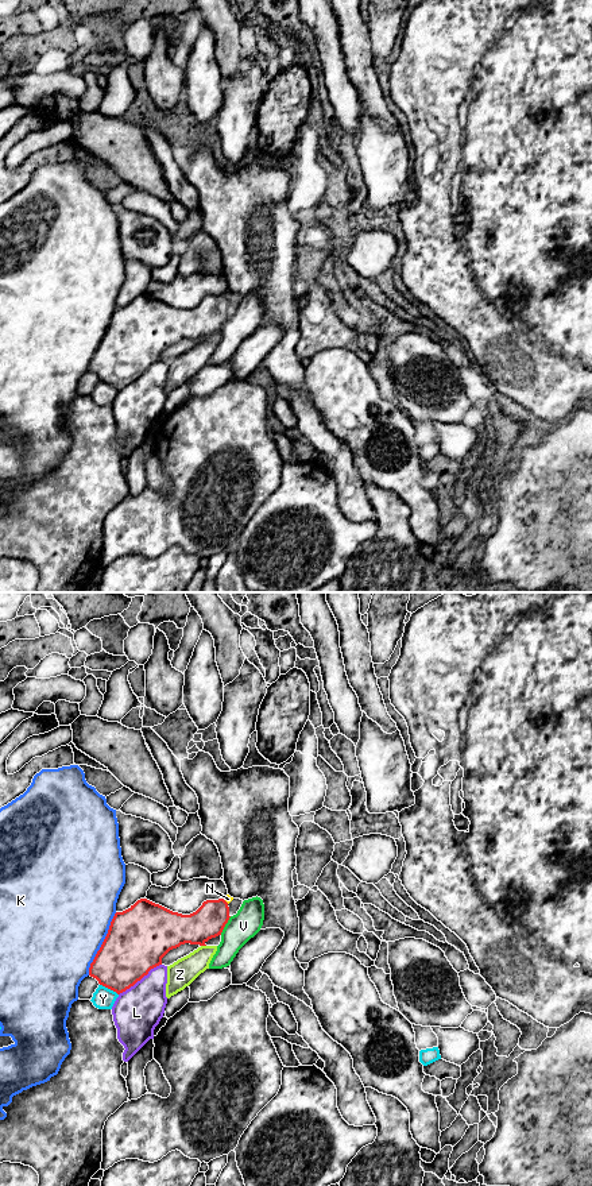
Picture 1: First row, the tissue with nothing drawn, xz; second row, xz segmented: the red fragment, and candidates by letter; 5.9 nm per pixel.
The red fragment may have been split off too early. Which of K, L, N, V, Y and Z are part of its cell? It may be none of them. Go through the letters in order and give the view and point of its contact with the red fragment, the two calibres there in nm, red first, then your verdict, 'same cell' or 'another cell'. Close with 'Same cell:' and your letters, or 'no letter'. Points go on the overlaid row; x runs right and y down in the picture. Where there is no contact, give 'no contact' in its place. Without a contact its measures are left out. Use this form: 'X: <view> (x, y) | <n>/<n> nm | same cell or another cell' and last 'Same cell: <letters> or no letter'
K: xz (103, 943) | 360/480 nm | another cell
L: xz (139, 980) | 360/280 nm | another cell
N: xz (225, 901) | 200/50 nm | another cell
V: xz (224, 926) | 200/170 nm | another cell
Y: xz (109, 988) | 320/130 nm | another cell
Z: xz (204, 945) | 240/160 nm | another cell
Same cell: no letter

